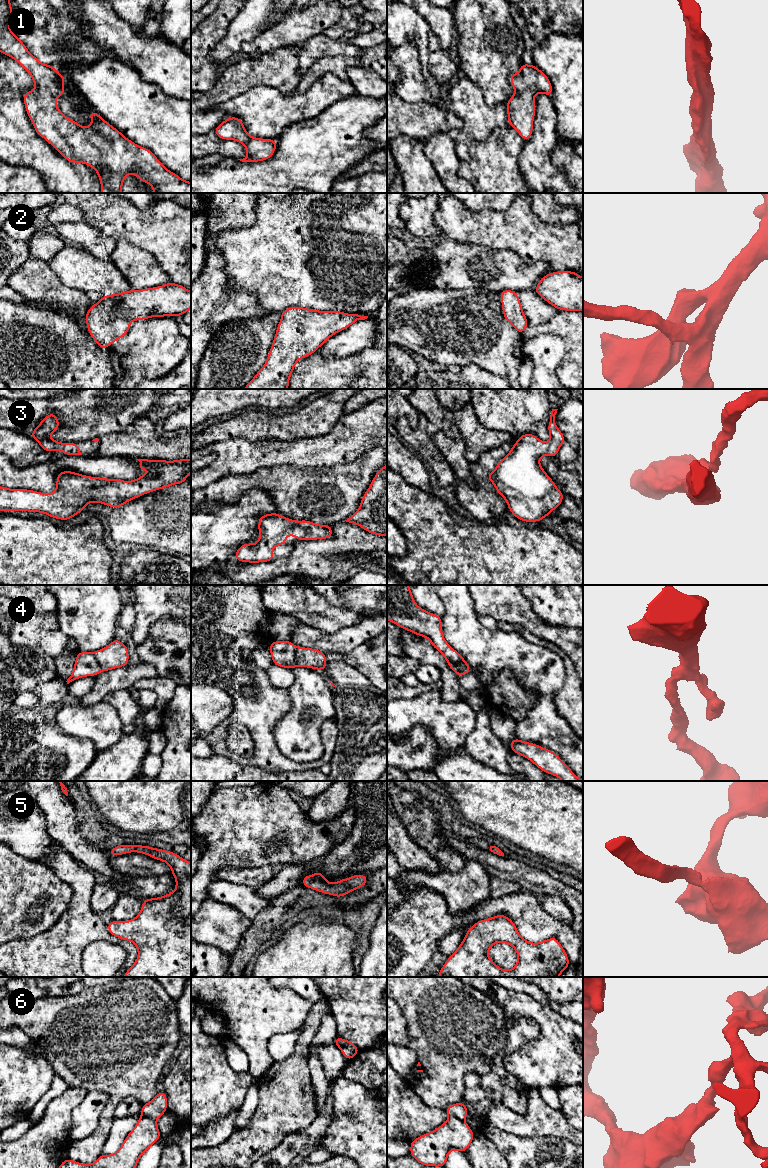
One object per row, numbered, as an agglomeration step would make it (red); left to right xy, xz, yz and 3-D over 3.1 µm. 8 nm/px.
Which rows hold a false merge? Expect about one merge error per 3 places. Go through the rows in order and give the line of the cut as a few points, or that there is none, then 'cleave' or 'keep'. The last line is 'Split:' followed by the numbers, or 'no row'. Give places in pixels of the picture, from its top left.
1: cut none; keep
2: cut none; keep
3: cut none; keep
4: cut xz (295, 647), (295, 662), (297, 665); cleave
5: cut none; keep
6: cut xy (141, 1114), (154, 1120); cleave
Split: 4, 6

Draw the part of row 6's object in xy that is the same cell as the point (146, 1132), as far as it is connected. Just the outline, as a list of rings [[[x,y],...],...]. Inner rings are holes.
[[[141,1115],[116,1153],[101,1154],[94,1163],[88,1165],[67,1158],[58,1168],[136,1168],[140,1157],[160,1138],[156,1121]]]

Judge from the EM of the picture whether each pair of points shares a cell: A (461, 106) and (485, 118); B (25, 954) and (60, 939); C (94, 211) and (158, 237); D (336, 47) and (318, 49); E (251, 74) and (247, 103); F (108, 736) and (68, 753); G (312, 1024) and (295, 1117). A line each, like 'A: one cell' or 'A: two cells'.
A: one cell
B: one cell
C: one cell
D: one cell
E: two cells
F: two cells
G: one cell

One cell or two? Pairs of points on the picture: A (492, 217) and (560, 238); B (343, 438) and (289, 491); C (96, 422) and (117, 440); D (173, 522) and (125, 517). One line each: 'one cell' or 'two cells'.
A: one cell
B: two cells
C: two cells
D: one cell

